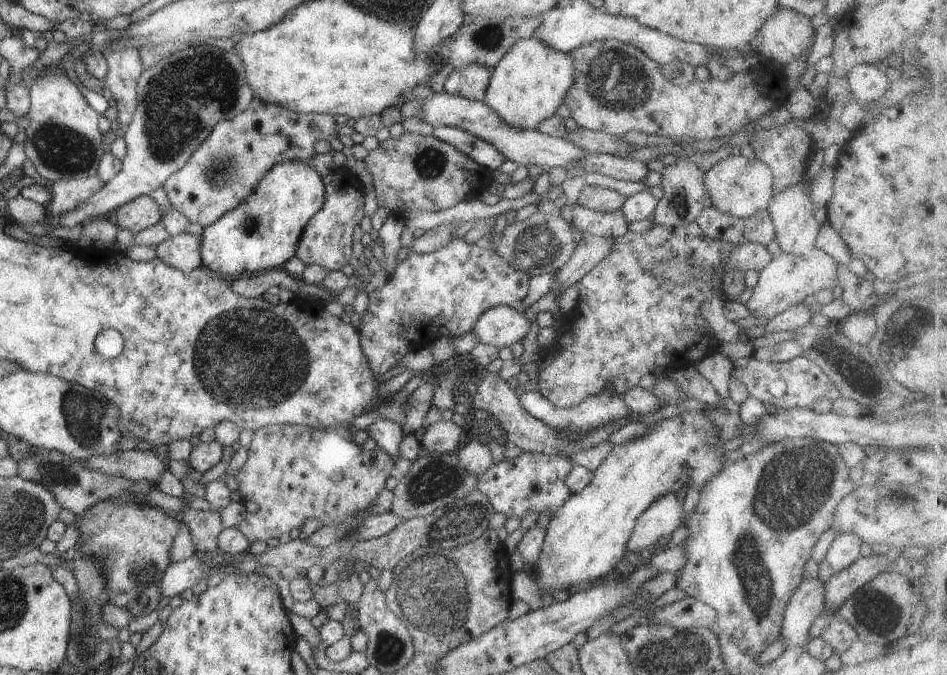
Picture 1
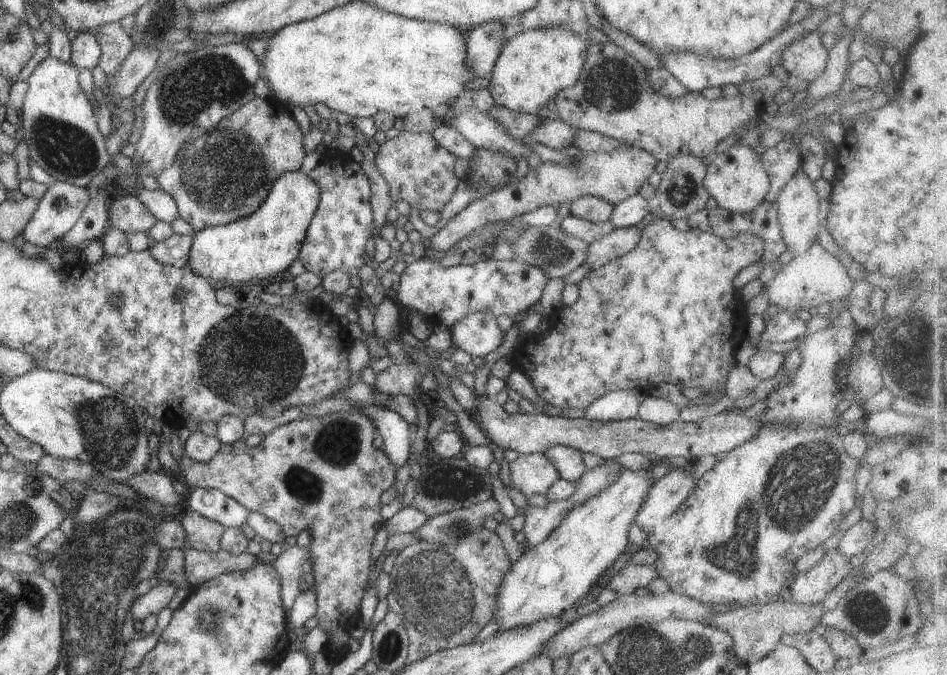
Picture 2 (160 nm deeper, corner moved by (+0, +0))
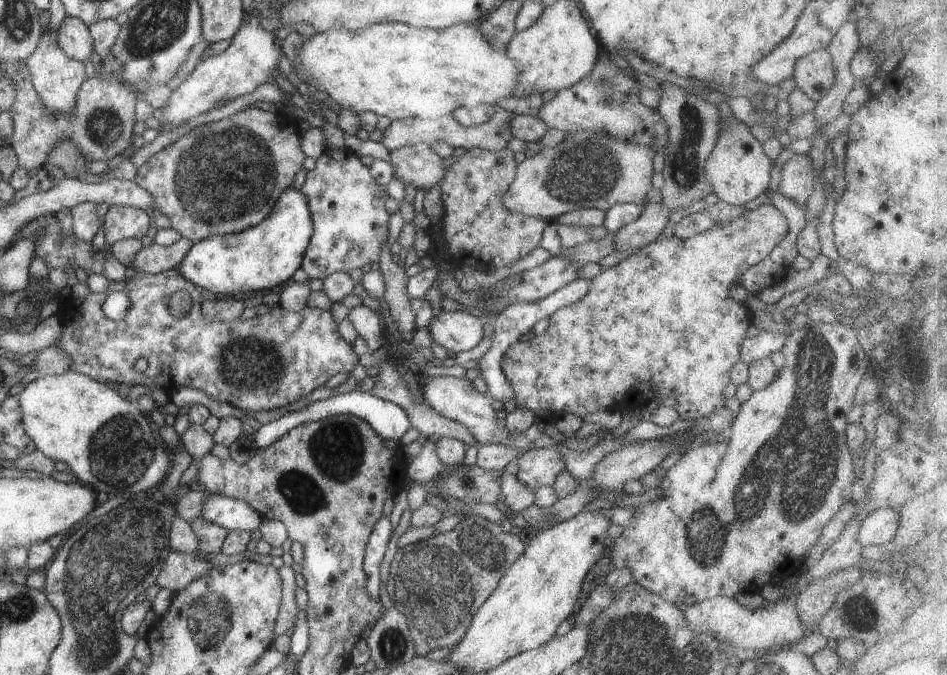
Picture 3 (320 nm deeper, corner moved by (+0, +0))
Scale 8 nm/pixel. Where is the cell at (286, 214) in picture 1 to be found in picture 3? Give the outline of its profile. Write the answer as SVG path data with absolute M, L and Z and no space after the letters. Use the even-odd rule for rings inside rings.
M289 187L277 197L272 211L259 224L238 233L210 236L194 242L177 268L185 280L201 287L207 296L228 296L227 294L257 292L257 290L267 290L267 288L274 290L275 286L289 282L293 272L300 268L300 262L311 233L312 220L307 208L307 199L301 190L297 191Z

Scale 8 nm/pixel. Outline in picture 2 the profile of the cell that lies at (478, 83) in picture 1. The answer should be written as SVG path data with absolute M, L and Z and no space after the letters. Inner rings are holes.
M492 21L481 22L465 33L466 39L466 67L472 72L472 77L464 84L464 89L475 90L487 88L491 76L492 66L499 56L502 46L505 44L502 32L505 22Z

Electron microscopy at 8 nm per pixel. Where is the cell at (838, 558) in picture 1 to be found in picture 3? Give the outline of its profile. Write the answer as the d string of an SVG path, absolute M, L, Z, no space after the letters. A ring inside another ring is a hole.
M890 507L871 511L859 525L856 541L862 546L883 546L891 544L896 533L899 520L899 511Z

